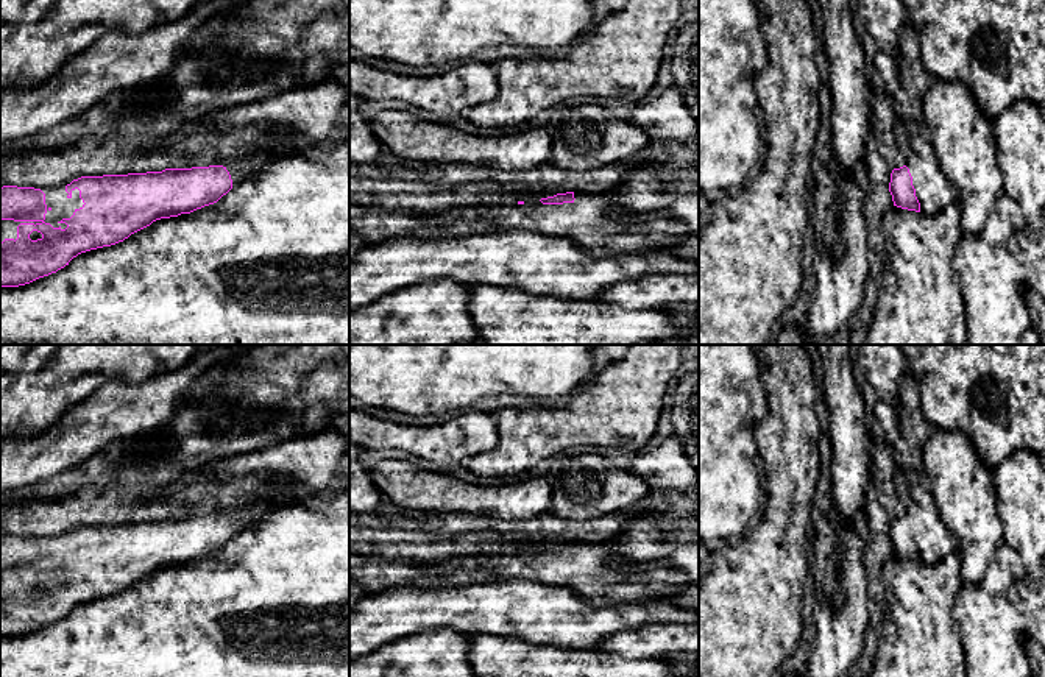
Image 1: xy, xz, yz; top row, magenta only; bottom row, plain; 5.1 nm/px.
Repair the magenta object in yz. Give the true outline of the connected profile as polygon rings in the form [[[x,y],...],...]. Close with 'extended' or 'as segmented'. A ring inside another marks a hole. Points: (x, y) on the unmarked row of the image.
[[[905,462],[911,487],[911,502],[906,513],[891,523],[889,541],[894,555],[934,563],[950,554],[956,543],[940,521],[934,498],[916,470],[916,463]]] | extended

